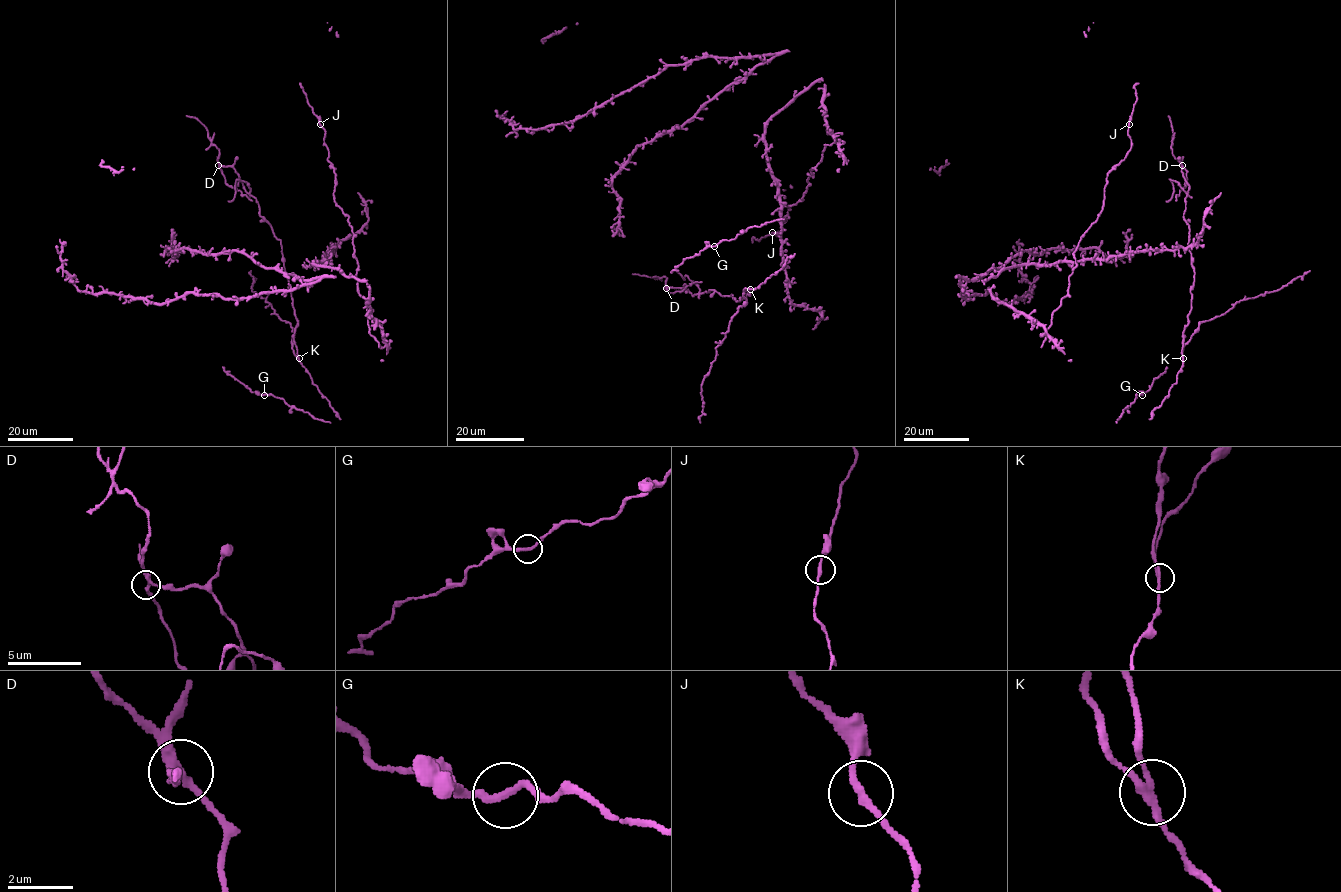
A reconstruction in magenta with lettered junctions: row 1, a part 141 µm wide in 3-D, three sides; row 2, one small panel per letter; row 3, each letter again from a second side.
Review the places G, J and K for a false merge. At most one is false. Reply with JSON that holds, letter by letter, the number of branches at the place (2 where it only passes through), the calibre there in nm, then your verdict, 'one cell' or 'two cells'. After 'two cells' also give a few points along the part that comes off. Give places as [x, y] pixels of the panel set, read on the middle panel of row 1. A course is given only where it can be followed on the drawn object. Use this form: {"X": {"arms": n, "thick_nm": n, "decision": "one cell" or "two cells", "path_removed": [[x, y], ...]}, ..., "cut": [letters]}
{"G": {"arms": 2, "thick_nm": 220, "decision": "one cell"}, "J": {"arms": 2, "thick_nm": 220, "decision": "one cell"}, "K": {"arms": 3, "thick_nm": 200, "decision": "two cells", "path_removed": [[750, 289], [736, 301], [731, 294], [709, 290], [692, 295], [684, 287], [665, 286], [667, 278], [632, 274]]}, "cut": ["K"]}

